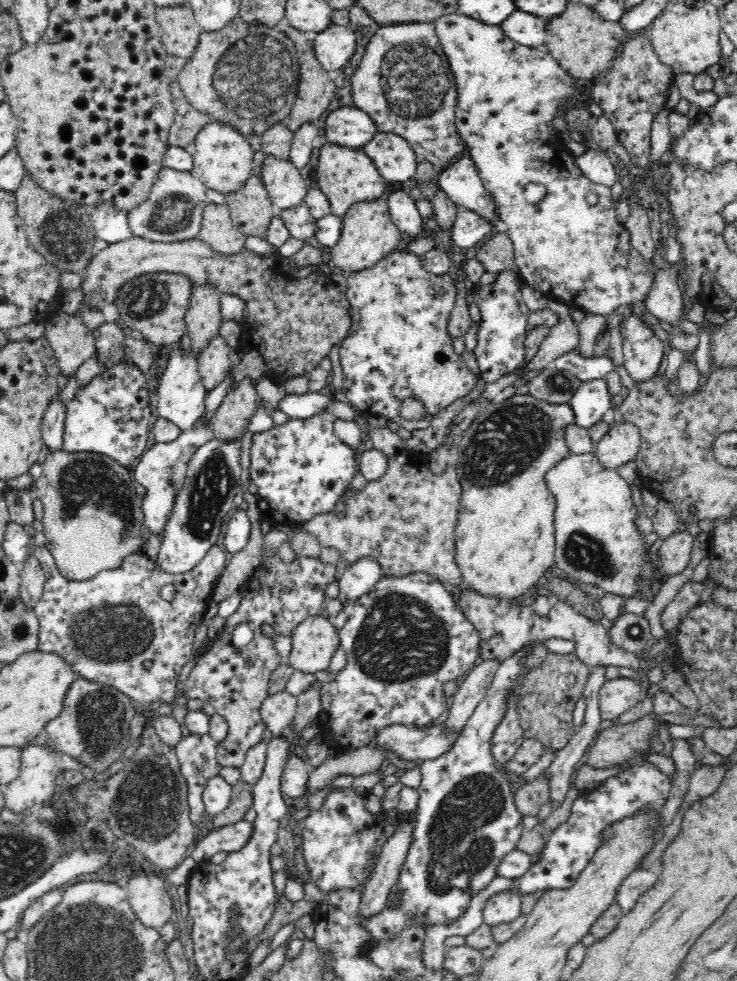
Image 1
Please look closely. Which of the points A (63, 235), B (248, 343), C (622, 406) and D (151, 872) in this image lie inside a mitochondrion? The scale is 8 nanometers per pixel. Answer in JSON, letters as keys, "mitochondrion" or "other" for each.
{"A":"mitochondrion","B":"other","C":"other","D":"other"}

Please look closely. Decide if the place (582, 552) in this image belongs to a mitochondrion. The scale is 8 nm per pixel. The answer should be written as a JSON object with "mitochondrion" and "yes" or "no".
{"mitochondrion":"yes"}

